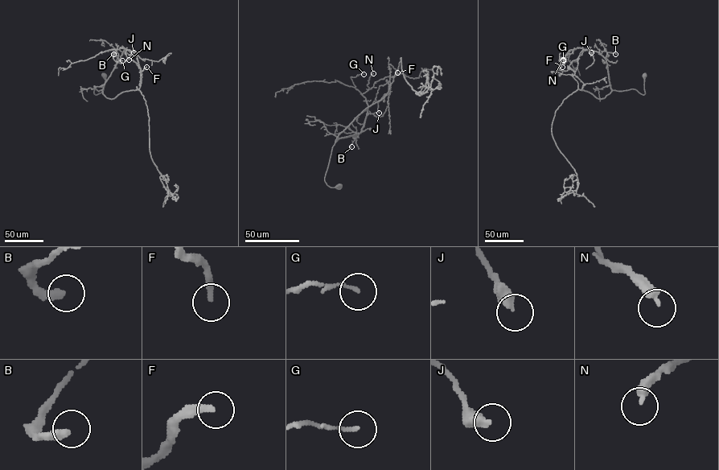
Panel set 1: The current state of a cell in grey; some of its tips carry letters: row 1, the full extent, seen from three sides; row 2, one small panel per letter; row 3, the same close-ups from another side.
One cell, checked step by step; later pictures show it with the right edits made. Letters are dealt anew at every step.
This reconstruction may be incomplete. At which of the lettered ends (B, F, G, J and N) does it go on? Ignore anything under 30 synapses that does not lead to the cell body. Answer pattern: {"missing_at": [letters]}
{"missing_at": ["F"]}

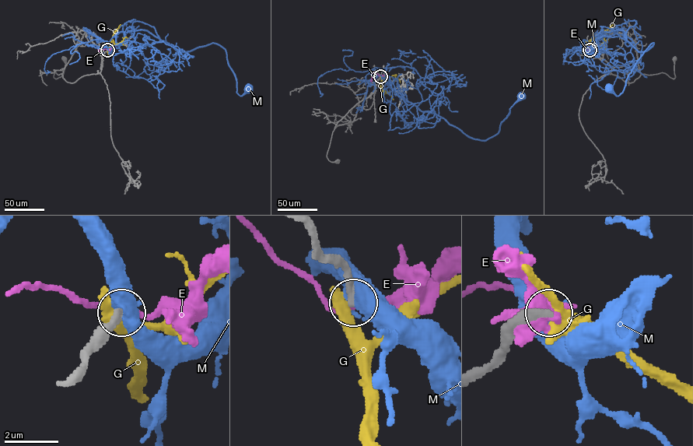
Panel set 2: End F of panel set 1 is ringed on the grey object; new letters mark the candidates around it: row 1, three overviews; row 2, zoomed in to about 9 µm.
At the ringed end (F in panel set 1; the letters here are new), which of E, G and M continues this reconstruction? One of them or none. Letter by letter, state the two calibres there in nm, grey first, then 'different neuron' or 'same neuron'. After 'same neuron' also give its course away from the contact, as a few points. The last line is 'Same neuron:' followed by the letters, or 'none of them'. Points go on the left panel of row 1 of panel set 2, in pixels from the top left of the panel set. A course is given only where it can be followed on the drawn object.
E: 280 nm thick on the grey side, 190 nm on the other; different neuron
G: 280 nm thick on the grey side, 600 nm on the other; different neuron
M: 360 nm thick on the grey side, 500 nm on the other; different neuron
Same neuron: none of them

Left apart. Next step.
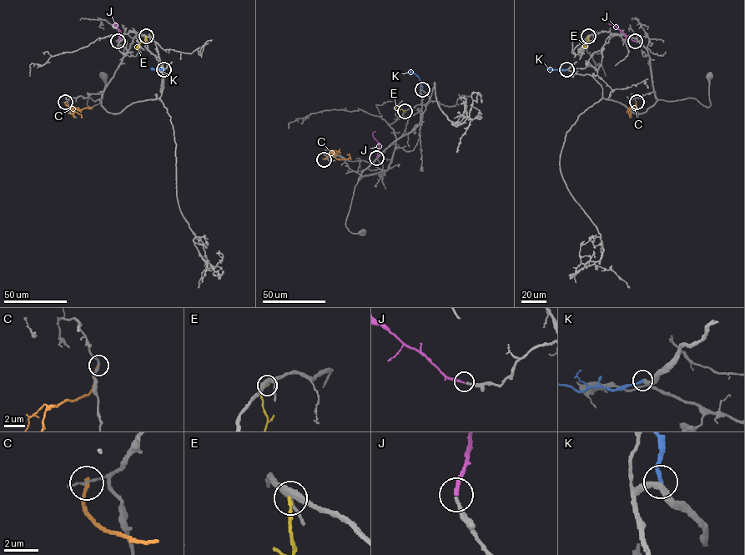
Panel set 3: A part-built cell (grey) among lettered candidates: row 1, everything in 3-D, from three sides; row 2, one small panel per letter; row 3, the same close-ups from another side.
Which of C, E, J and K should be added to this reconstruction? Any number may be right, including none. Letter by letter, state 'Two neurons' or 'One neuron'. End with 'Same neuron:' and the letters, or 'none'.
C: Two neurons
E: Two neurons
J: One neuron
K: Two neurons
Same neuron: J

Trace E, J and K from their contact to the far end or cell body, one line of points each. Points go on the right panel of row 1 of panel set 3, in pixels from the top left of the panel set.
E: (588, 36), (586, 48)
J: (635, 41), (608, 23)
K: (566, 69), (546, 68)

